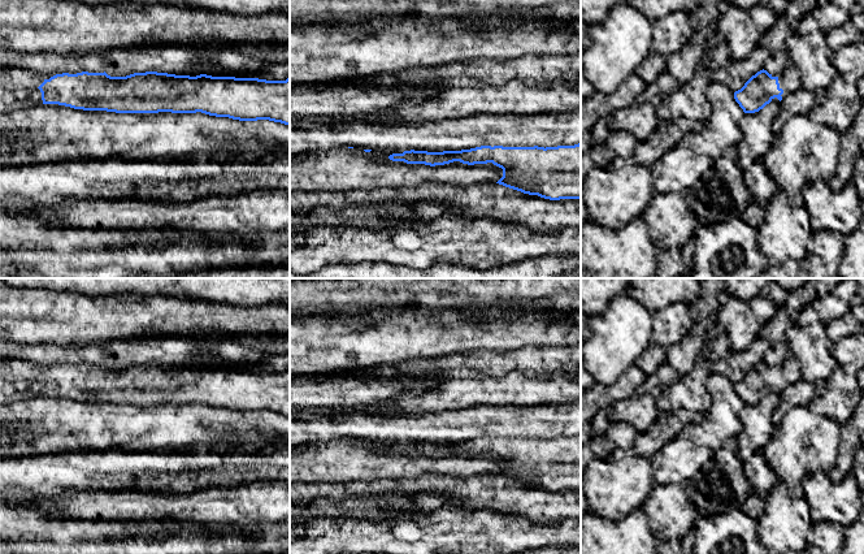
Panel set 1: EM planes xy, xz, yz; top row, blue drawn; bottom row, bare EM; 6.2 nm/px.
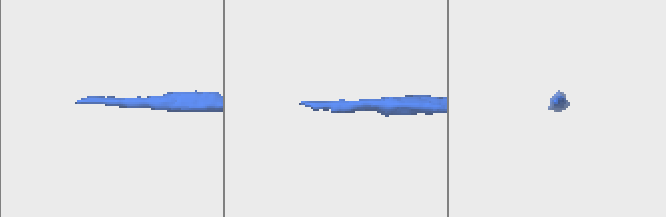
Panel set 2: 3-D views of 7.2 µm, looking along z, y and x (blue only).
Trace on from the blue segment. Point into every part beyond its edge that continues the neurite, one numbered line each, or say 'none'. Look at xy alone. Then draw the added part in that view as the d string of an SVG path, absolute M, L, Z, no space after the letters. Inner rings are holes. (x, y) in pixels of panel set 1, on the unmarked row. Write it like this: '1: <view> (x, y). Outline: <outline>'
1: xy (18, 380). Outline: M0 358L0 403L43 395L38 378L49 369L23 360Z

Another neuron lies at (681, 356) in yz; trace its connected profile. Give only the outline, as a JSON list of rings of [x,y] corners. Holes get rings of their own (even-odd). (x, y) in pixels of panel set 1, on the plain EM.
[[[687,333],[678,343],[665,349],[667,363],[683,376],[692,371],[696,359],[703,352],[703,347],[703,339]]]

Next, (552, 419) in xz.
[[[581,399],[473,404],[424,412],[364,412],[352,407],[290,408],[290,446],[339,440],[461,442],[481,437],[557,438],[581,434]]]

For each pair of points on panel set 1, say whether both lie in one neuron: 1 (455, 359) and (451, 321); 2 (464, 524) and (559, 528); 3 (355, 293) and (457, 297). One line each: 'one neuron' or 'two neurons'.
1: two neurons
2: one neuron
3: one neuron

